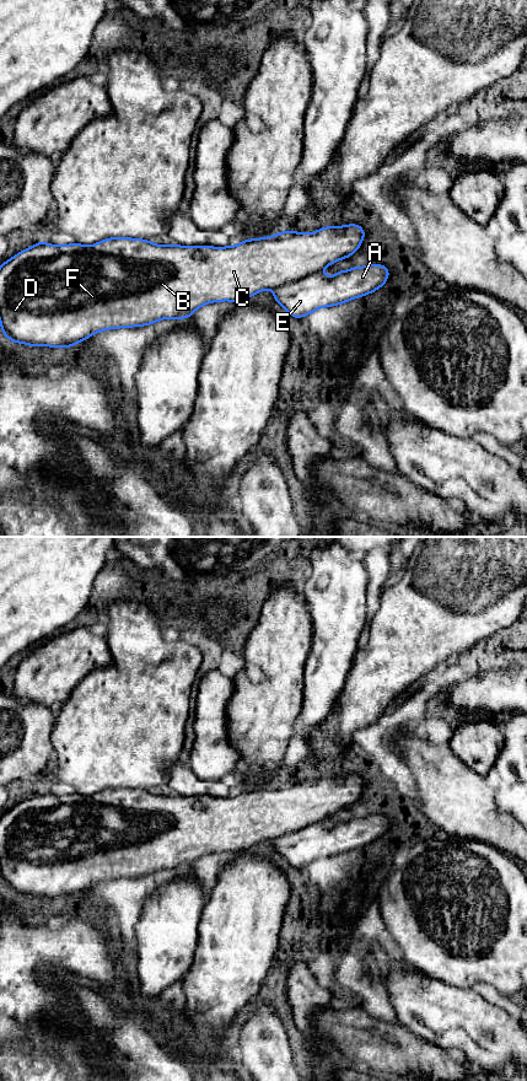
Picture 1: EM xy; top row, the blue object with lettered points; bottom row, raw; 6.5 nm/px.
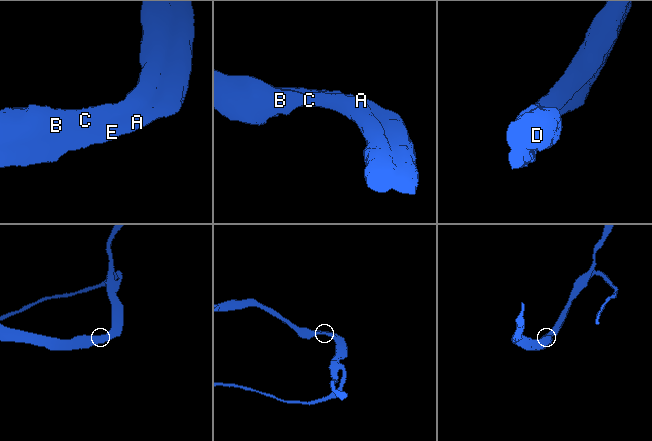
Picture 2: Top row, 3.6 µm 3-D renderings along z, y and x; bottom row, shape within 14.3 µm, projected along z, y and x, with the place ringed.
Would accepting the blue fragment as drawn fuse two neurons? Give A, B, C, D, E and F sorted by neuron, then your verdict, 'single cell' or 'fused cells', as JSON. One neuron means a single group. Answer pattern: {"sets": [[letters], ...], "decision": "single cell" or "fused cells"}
{"sets": [["A", "B", "C", "D", "E", "F"]], "decision": "single cell"}

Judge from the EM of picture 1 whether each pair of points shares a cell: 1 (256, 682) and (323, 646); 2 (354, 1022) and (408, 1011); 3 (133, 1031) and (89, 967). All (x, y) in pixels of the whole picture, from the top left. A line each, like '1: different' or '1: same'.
1: same
2: different
3: different

